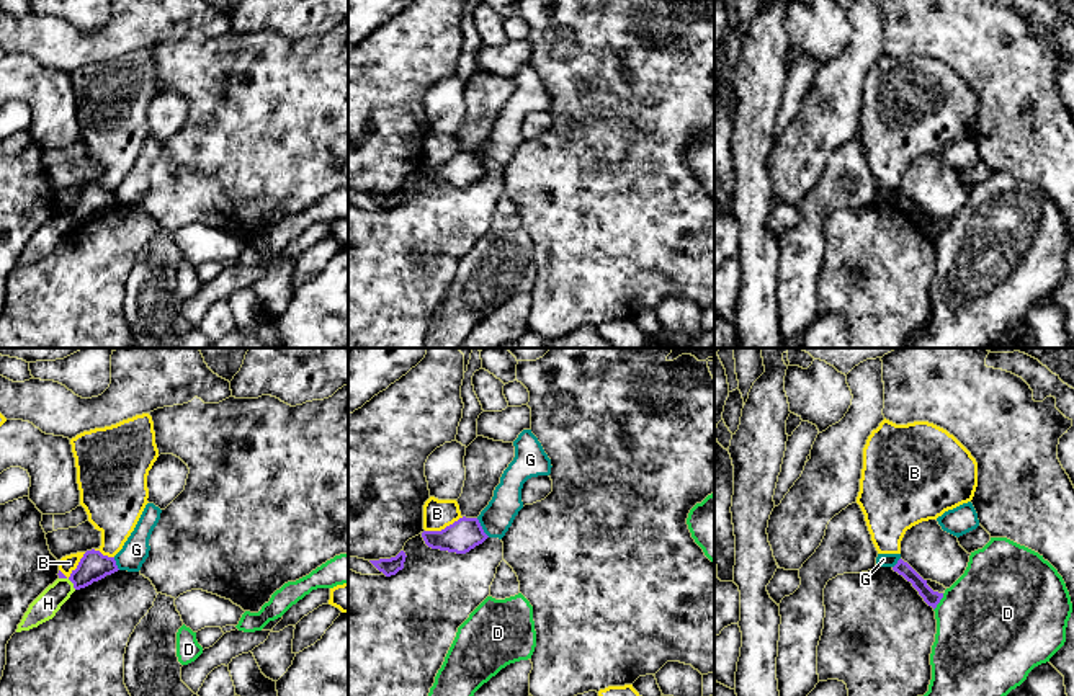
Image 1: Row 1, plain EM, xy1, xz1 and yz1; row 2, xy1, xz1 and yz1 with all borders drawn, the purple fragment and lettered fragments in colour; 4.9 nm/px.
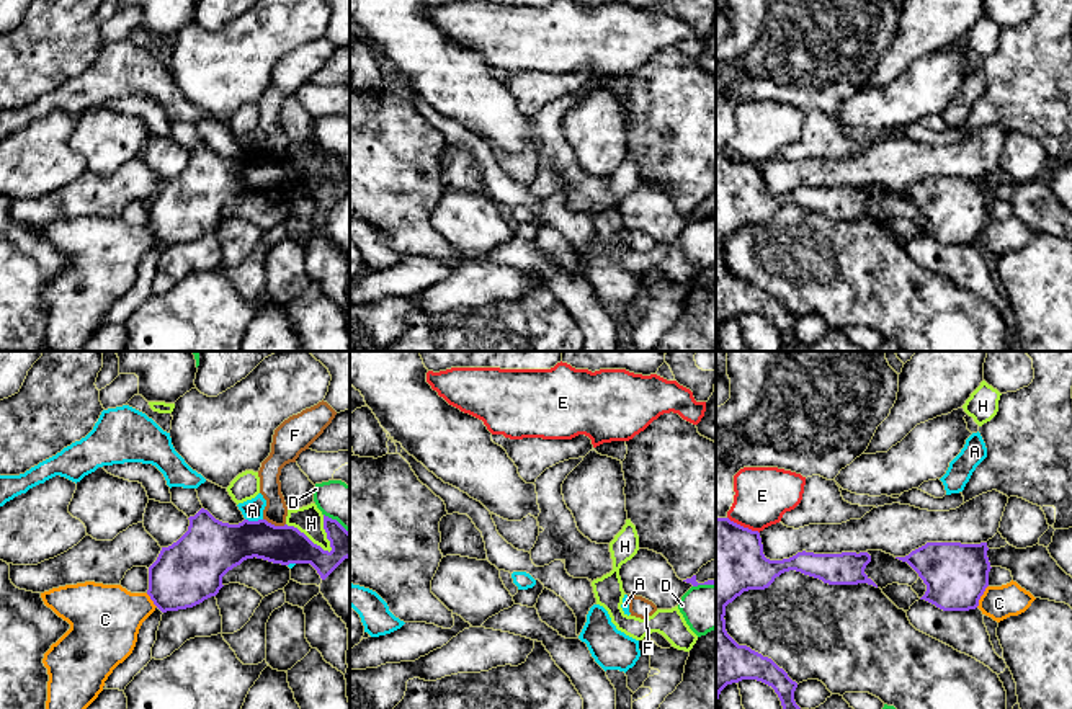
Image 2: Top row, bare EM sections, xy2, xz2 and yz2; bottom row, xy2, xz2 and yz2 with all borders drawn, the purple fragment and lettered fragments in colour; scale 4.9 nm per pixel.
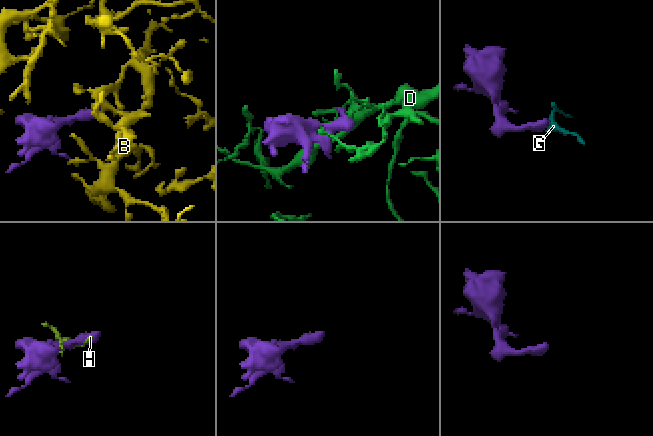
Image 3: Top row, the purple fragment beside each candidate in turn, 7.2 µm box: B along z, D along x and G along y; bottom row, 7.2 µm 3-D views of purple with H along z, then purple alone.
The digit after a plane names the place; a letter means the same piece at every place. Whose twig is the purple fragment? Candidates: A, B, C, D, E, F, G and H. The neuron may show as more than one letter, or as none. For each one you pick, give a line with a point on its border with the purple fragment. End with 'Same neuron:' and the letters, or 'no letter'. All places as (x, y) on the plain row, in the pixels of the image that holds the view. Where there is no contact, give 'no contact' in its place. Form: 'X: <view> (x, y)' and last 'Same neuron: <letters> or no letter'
Same neuron: no letter

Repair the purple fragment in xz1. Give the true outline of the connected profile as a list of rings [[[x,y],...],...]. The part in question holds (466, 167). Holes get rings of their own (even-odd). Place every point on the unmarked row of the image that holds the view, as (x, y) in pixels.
[[[459,152],[441,165],[423,165],[422,172],[432,183],[466,188],[482,178],[489,170],[477,152]]]

